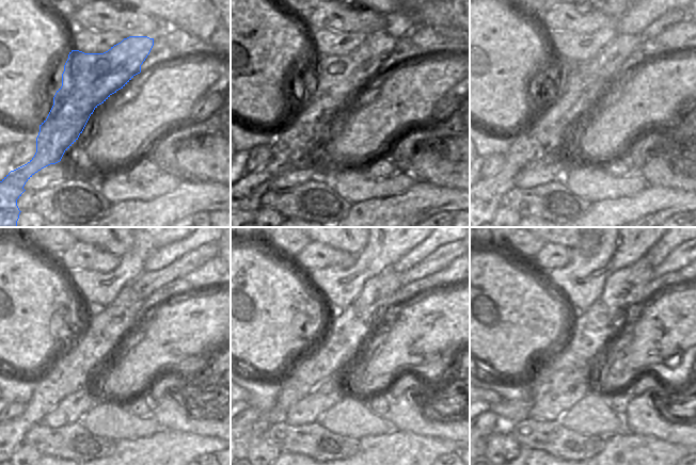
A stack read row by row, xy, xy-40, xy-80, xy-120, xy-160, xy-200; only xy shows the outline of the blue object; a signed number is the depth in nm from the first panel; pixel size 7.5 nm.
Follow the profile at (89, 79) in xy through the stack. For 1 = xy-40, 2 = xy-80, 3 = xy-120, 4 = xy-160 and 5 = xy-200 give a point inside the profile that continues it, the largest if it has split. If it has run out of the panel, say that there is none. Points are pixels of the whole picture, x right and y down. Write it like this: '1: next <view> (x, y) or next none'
1: next xy-40 (335, 79)
2: next xy-80 (578, 86)
3: next xy-120 (105, 327)
4: next xy-160 (347, 329)
5: next xy-200 (589, 332)

